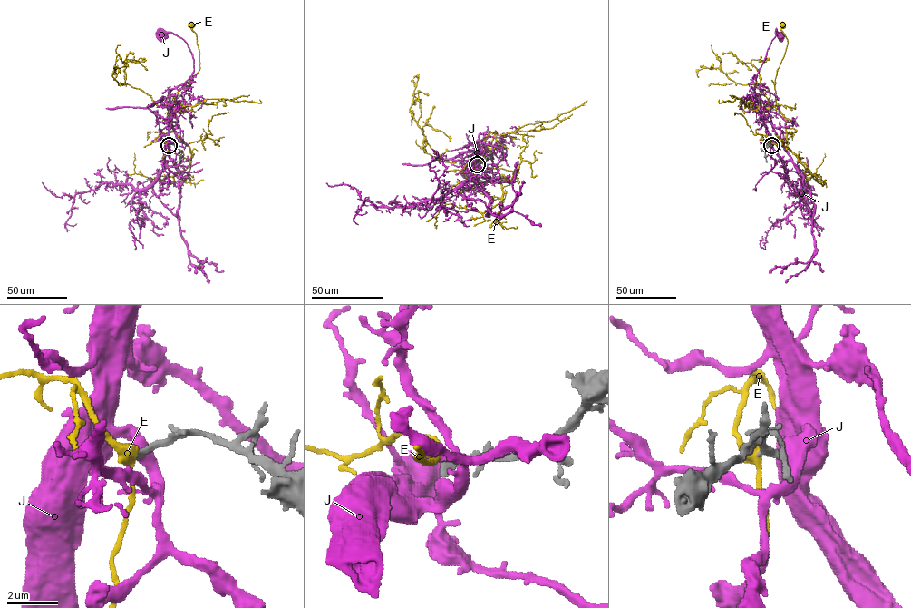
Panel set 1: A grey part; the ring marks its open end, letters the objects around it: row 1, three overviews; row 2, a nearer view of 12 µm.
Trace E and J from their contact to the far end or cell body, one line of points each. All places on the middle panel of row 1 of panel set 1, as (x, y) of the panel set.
E: (476, 162), (468, 162), (462, 170), (476, 183), (481, 181), (479, 170), (512, 171), (509, 183), (502, 177)
J: (476, 164), (478, 142), (506, 150), (506, 155), (489, 169), (474, 170), (469, 177), (467, 175)

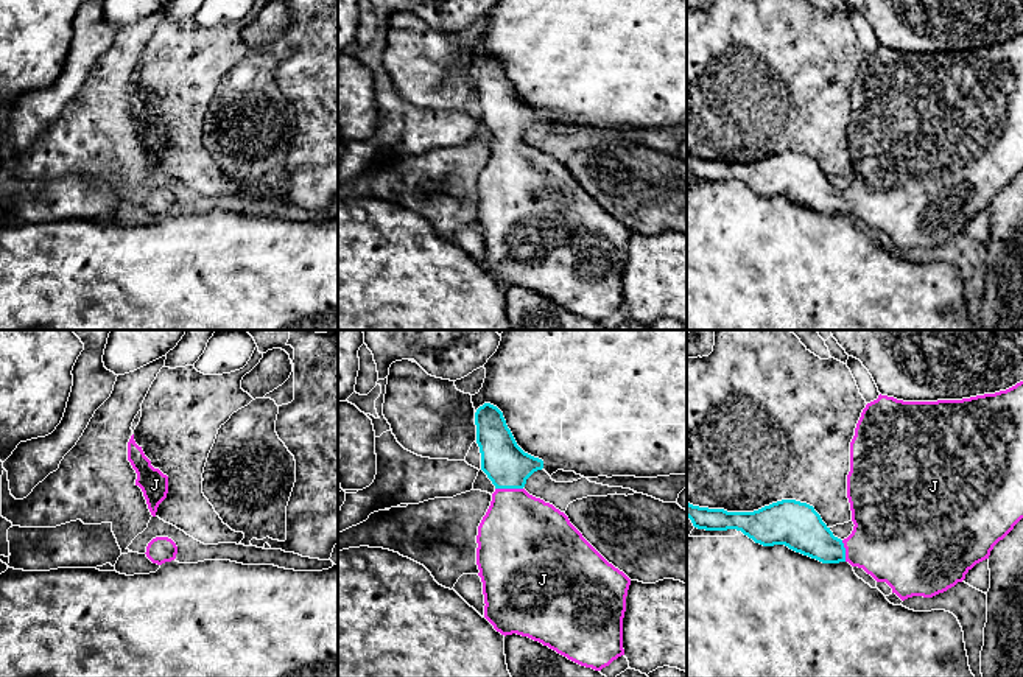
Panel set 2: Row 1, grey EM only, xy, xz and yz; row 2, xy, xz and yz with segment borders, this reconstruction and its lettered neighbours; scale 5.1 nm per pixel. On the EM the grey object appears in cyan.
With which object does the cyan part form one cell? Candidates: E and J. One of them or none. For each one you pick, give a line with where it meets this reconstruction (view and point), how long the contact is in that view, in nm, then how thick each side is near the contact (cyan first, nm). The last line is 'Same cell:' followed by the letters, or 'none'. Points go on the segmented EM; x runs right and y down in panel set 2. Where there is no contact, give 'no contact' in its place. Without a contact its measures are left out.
J: meets cyan in xz at (509, 487); contact 140 nm long; 220 nm thick on the cyan side, 420 nm on the other
Same cell: J

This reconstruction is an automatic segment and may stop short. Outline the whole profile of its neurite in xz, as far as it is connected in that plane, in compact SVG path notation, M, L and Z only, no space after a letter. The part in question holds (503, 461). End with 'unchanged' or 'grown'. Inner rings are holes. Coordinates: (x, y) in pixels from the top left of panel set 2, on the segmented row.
M480 406L475 425L481 470L495 486L476 535L484 618L504 637L528 637L581 666L601 671L624 655L623 618L631 579L609 563L564 512L523 489L526 479L543 468L543 461L517 445L497 406Z | grown

